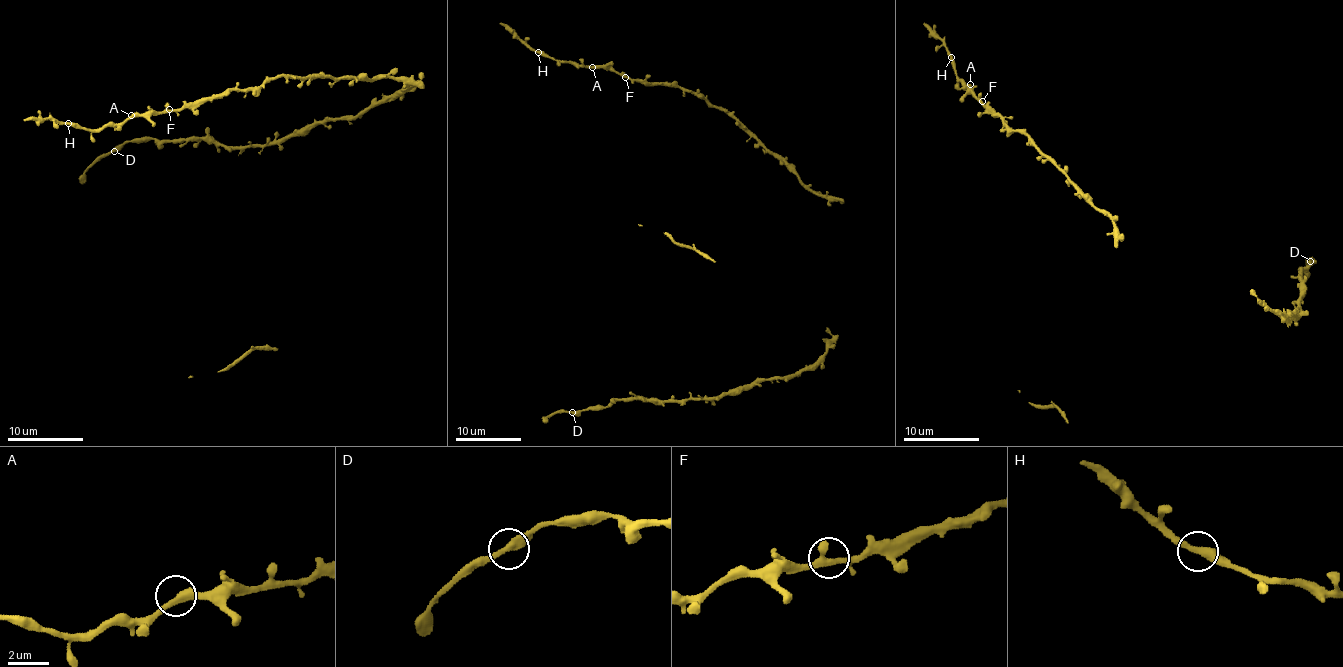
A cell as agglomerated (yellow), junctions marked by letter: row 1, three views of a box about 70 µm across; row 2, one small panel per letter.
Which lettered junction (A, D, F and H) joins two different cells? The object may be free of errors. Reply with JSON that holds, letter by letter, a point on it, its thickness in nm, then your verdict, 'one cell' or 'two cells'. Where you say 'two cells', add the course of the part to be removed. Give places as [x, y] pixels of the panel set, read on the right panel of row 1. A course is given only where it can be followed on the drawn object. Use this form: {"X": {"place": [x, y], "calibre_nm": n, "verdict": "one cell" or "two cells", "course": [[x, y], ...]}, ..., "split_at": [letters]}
{"A": {"place": [970, 84], "calibre_nm": 360, "verdict": "one cell"}, "D": {"place": [1310, 261], "calibre_nm": 360, "verdict": "one cell"}, "F": {"place": [982, 101], "calibre_nm": 320, "verdict": "one cell"}, "H": {"place": [951, 57], "calibre_nm": 320, "verdict": "one cell"}, "split_at": []}

